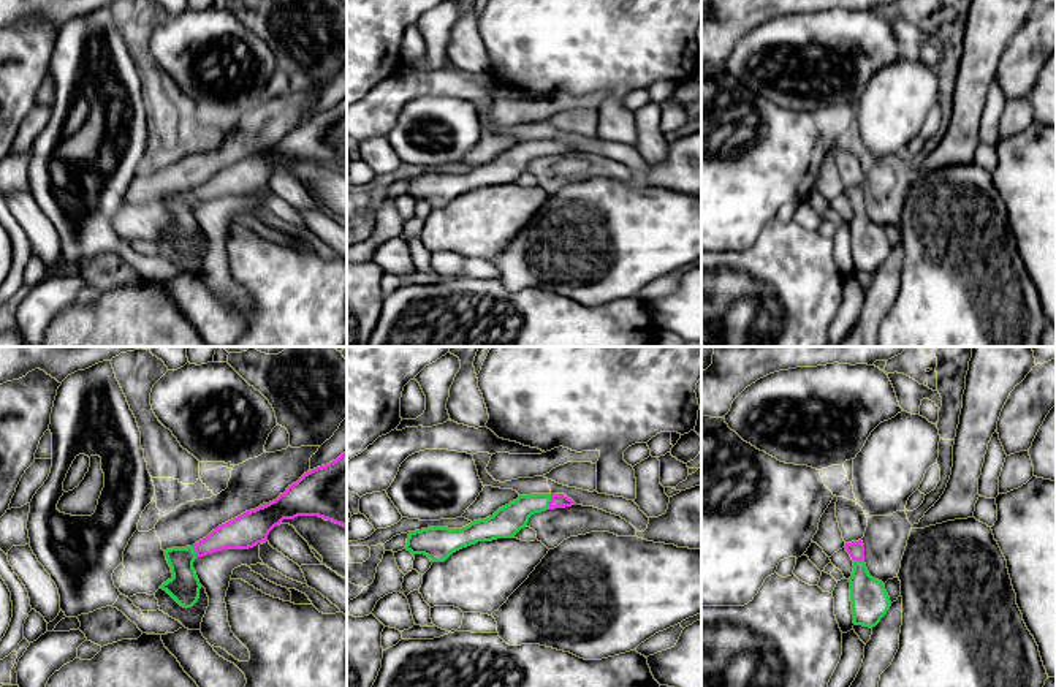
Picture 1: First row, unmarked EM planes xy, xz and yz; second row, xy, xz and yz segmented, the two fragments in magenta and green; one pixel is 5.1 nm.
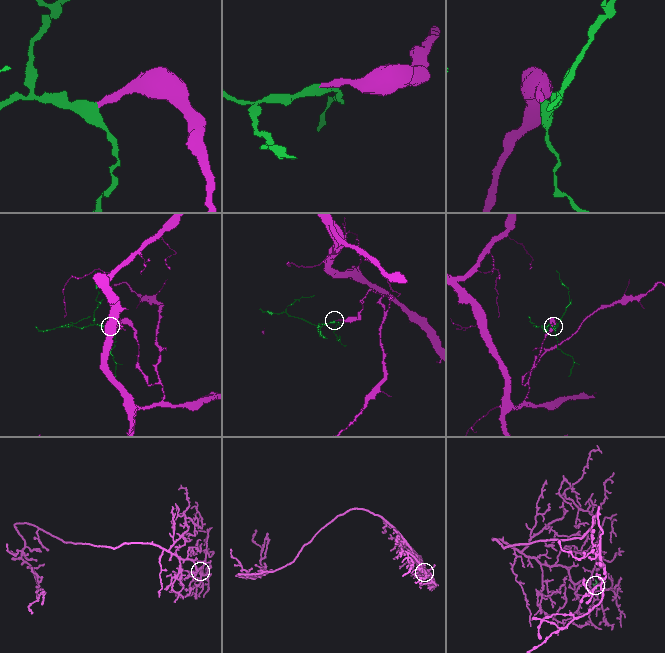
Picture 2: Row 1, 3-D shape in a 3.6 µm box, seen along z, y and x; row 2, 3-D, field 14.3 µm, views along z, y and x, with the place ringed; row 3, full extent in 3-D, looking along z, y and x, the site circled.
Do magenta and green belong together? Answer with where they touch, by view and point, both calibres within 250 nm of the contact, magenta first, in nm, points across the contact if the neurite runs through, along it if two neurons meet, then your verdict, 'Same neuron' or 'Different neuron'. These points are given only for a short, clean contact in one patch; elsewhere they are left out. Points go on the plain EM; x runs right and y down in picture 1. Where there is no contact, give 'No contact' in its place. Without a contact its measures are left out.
Touches magenta at xz (550, 148). Thickness 80 nm (magenta) against 160 nm. Path across: xz (558, 146), (550, 148), (526, 151), (505, 168). Same neuron

